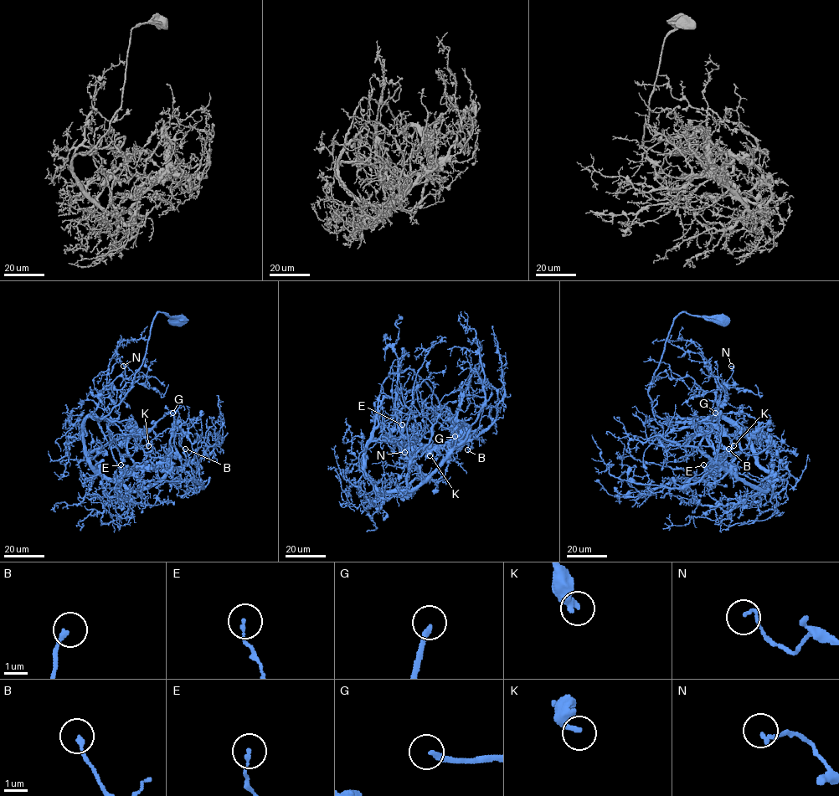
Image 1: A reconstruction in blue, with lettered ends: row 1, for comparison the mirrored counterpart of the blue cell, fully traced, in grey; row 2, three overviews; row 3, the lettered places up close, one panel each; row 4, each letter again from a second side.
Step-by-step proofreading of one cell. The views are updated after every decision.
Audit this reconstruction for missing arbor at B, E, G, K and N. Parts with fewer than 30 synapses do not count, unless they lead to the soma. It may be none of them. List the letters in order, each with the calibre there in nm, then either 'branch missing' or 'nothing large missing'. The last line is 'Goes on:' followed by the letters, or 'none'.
B: 200 nm thick; nothing large missing
E: 130 nm thick; nothing large missing
G: 220 nm thick; branch missing
K: 220 nm thick; nothing large missing
N: 150 nm thick; nothing large missing
Goes on: G

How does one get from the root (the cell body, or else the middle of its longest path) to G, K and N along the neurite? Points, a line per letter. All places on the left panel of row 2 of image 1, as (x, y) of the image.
G: (177, 319), (156, 314), (131, 387), (110, 413), (98, 418), (136, 422), (128, 449), (166, 413), (172, 413)
K: (177, 319), (156, 314), (131, 387), (110, 413), (98, 418), (131, 418), (134, 433), (141, 433), (148, 445)
N: (177, 319), (156, 314), (131, 387), (110, 413), (93, 417), (105, 390), (134, 380), (123, 366)

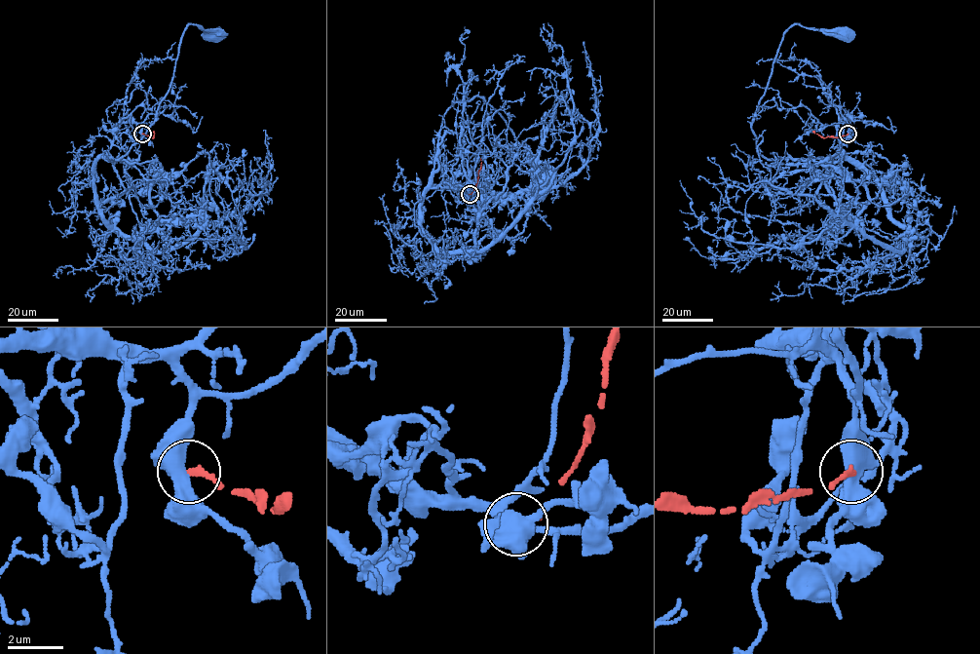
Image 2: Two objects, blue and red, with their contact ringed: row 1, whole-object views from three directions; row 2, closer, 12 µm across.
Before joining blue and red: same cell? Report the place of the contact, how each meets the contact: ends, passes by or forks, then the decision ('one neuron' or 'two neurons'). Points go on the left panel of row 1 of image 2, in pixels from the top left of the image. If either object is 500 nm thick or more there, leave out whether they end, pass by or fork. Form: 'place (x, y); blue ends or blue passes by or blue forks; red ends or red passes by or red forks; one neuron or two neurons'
place (142, 134); two neurons

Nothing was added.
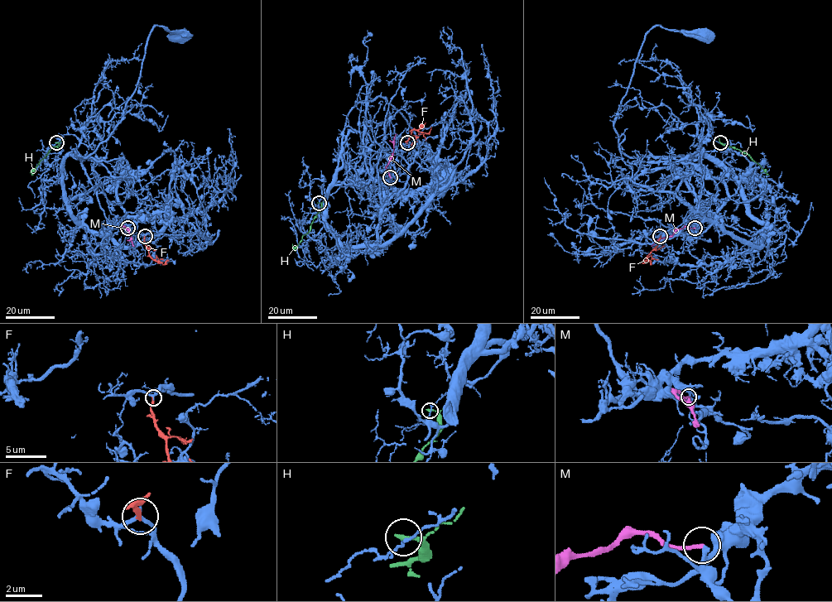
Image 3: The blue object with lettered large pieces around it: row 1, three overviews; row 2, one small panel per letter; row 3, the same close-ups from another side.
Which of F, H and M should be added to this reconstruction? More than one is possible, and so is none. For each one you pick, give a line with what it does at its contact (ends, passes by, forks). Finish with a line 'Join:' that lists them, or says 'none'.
M: it ends
Join: M

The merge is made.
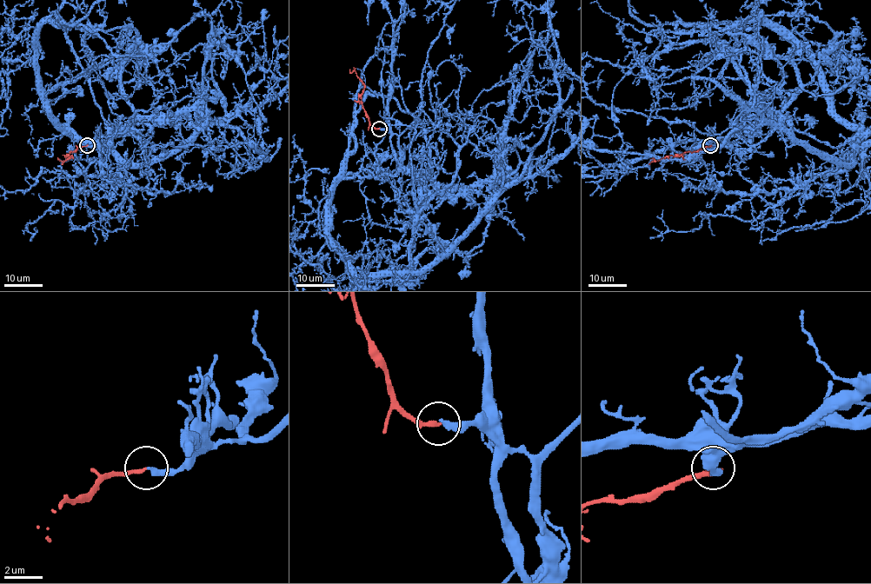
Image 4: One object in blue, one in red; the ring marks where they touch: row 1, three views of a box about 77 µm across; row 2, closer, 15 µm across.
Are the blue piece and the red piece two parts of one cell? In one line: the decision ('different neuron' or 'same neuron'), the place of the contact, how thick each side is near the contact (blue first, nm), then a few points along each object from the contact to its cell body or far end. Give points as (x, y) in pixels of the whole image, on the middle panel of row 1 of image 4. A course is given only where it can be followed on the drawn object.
same neuron | (379, 129) | 300/200 nm | red via (379, 128), (370, 123), (363, 108), (362, 97), (364, 84), (355, 71), (350, 72), (349, 69)

